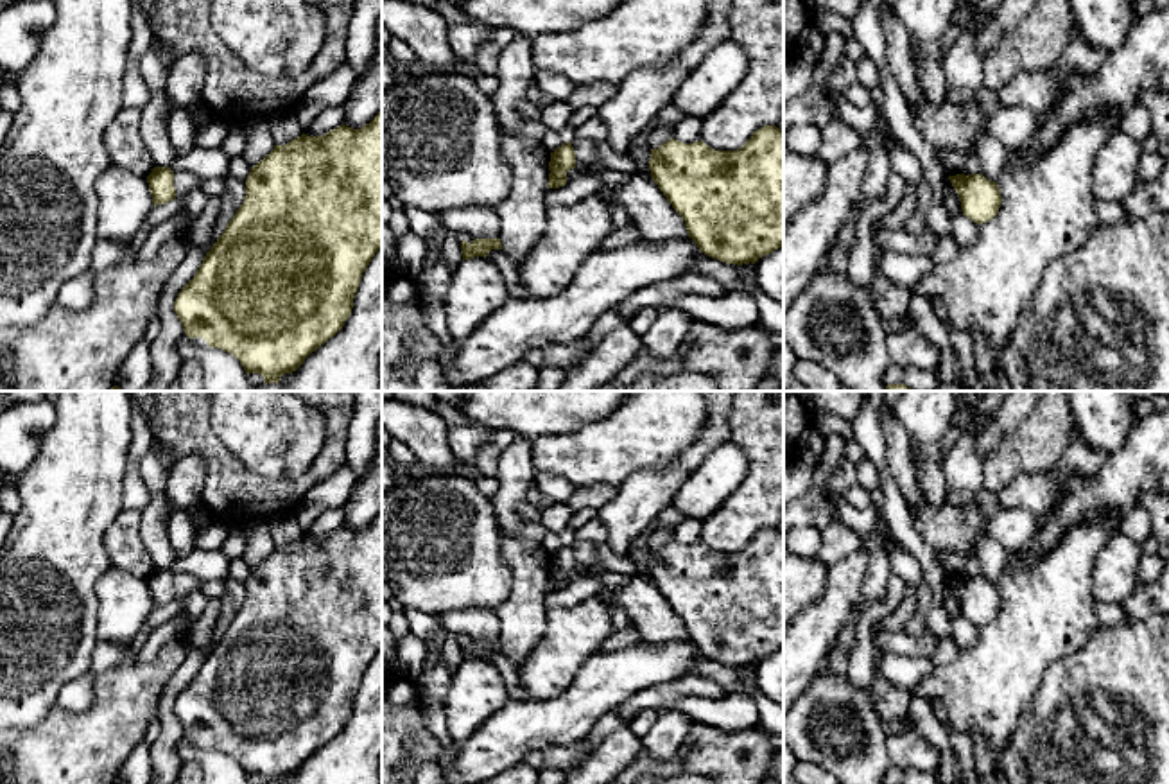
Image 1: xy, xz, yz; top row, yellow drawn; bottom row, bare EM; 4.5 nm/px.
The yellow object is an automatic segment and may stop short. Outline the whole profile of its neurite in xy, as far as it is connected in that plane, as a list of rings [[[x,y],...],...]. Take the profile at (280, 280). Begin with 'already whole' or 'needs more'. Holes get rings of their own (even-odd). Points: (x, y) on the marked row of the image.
already whole | [[[382,109],[360,129],[339,126],[323,136],[301,135],[285,145],[274,149],[255,167],[246,179],[246,197],[233,219],[228,222],[222,235],[206,253],[194,278],[181,289],[174,301],[174,312],[183,323],[185,334],[203,337],[210,348],[221,348],[235,355],[246,373],[260,373],[265,384],[280,384],[280,377],[296,371],[305,359],[333,337],[350,318],[353,298],[360,283],[360,276],[369,266],[375,253],[382,248]]]

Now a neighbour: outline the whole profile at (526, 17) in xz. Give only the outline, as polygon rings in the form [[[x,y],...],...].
[[[457,0],[470,23],[536,38],[567,32],[604,16],[619,0]]]

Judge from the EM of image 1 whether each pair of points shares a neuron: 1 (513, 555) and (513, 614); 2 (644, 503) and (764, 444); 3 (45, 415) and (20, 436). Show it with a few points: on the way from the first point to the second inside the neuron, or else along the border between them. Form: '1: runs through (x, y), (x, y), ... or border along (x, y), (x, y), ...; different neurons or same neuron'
1: runs through (522, 569), (522, 600); same neuron
2: border along (728, 409), (732, 438); different neurons
3: runs through (38, 417), (24, 429); same neuron

